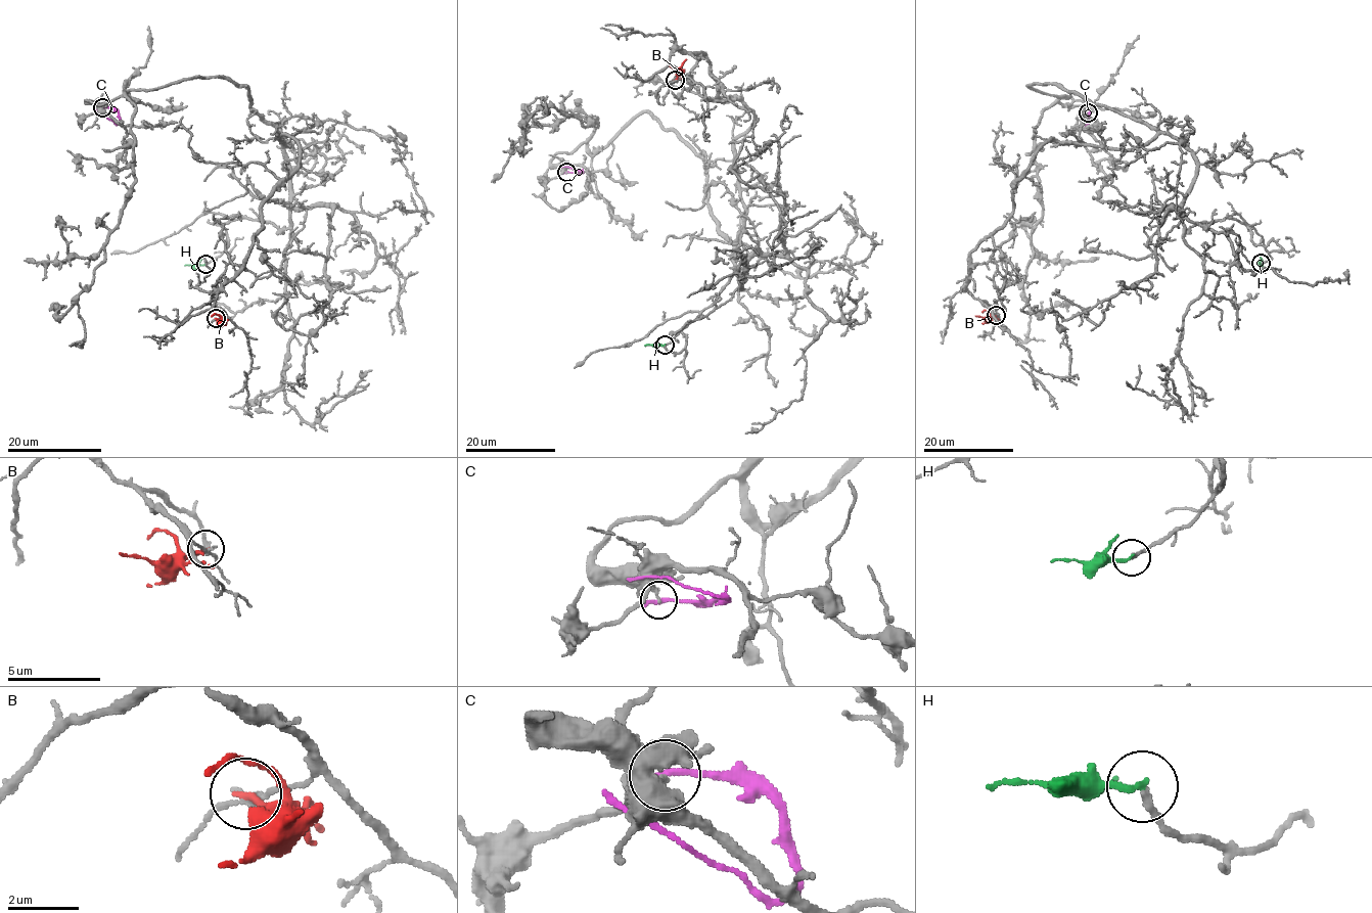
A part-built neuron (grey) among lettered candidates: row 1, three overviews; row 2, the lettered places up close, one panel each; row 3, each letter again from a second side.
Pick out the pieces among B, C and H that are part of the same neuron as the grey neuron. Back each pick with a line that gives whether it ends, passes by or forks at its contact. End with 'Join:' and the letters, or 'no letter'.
H: it ends
Join: H

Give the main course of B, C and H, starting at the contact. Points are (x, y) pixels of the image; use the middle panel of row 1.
B: (675, 80), (686, 59)
C: (565, 172), (583, 172), (567, 166), (558, 168)
H: (665, 346), (644, 346)

